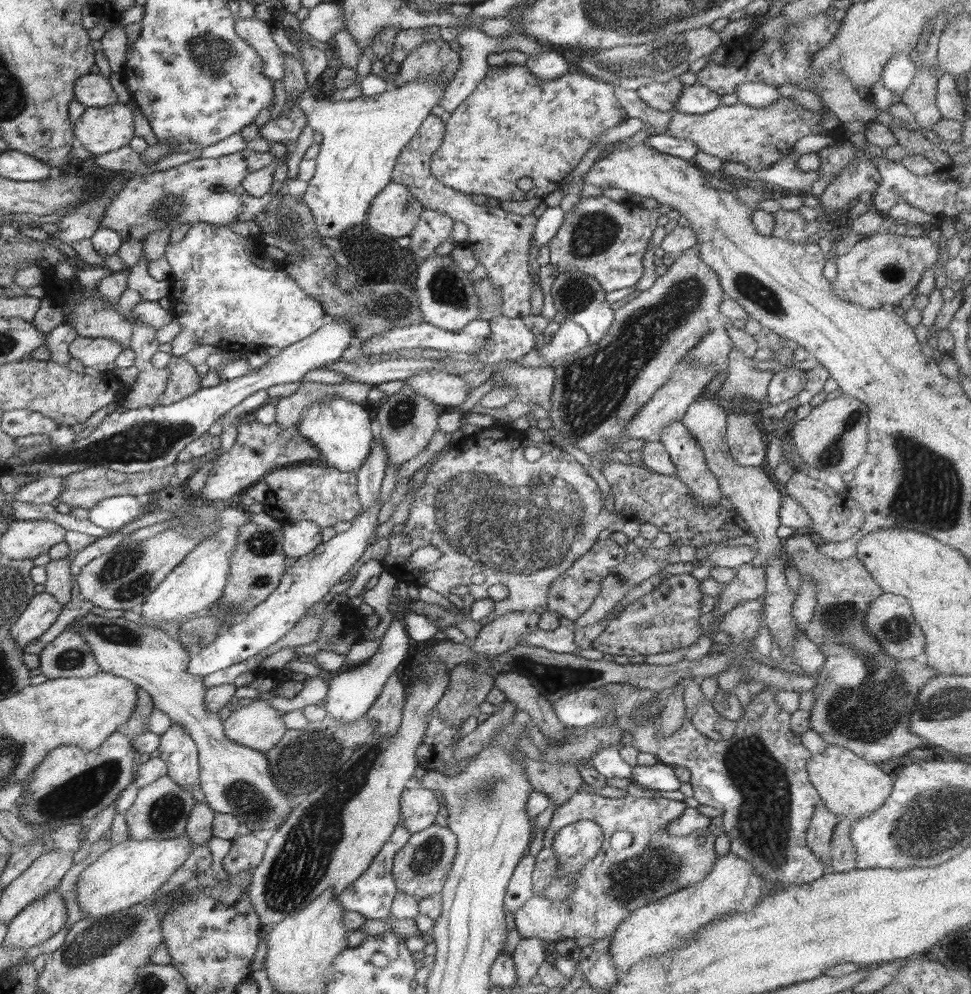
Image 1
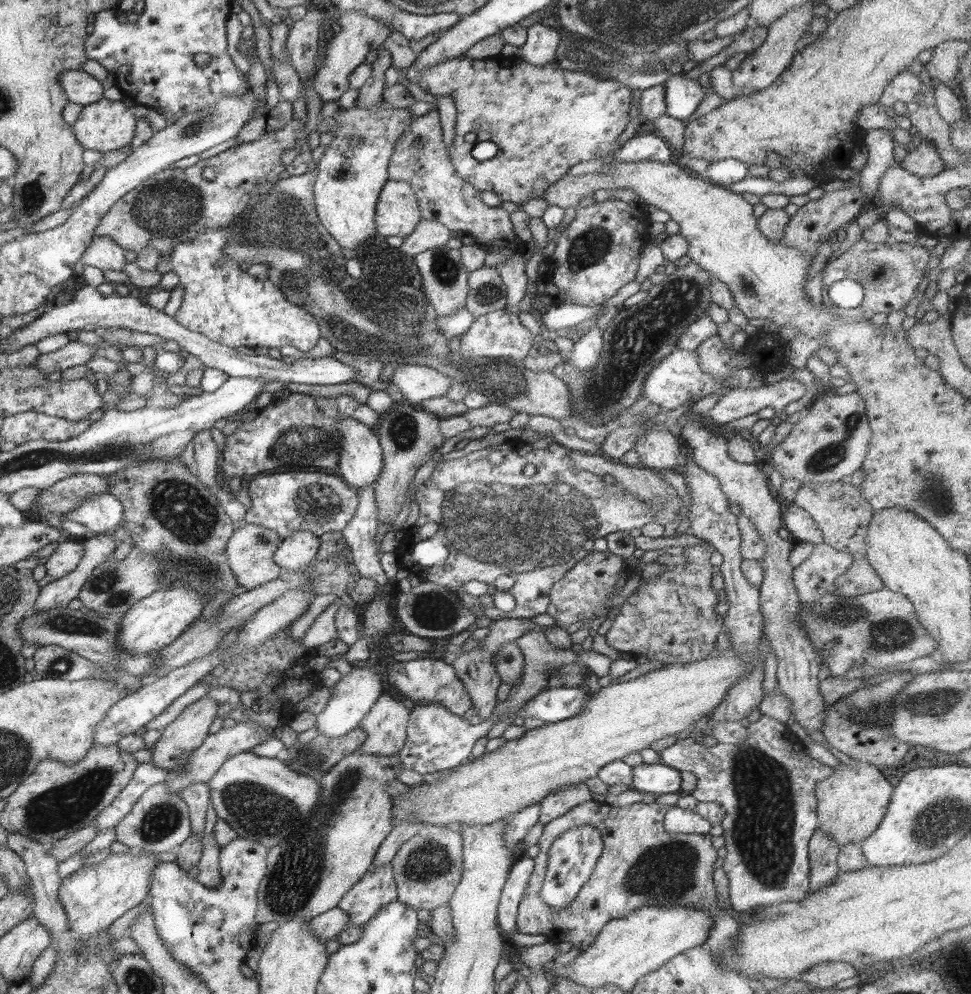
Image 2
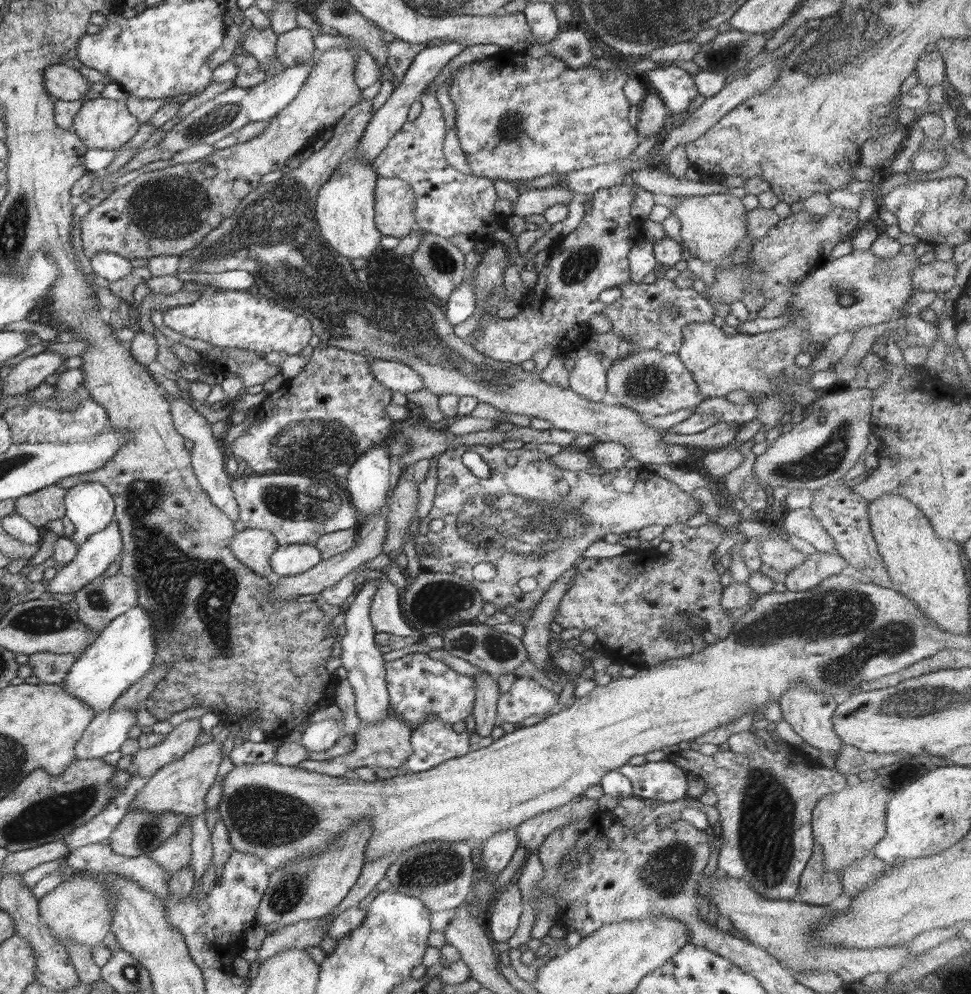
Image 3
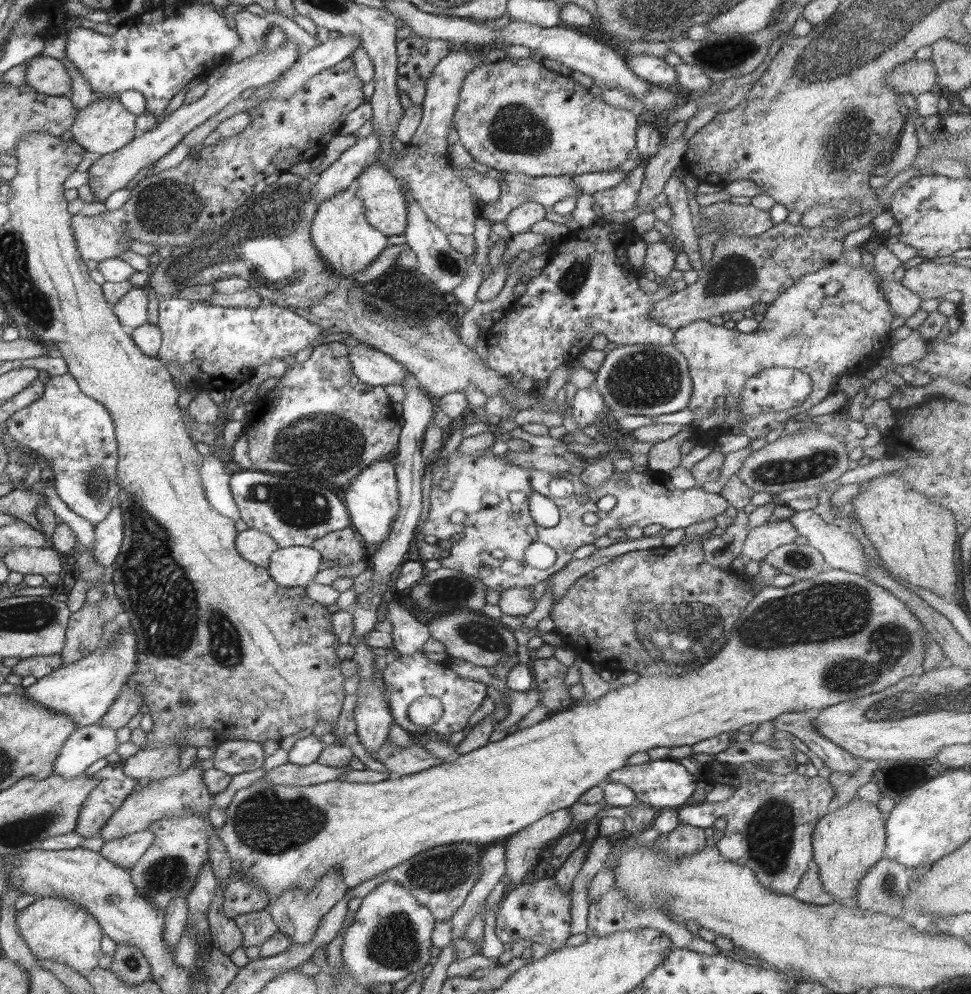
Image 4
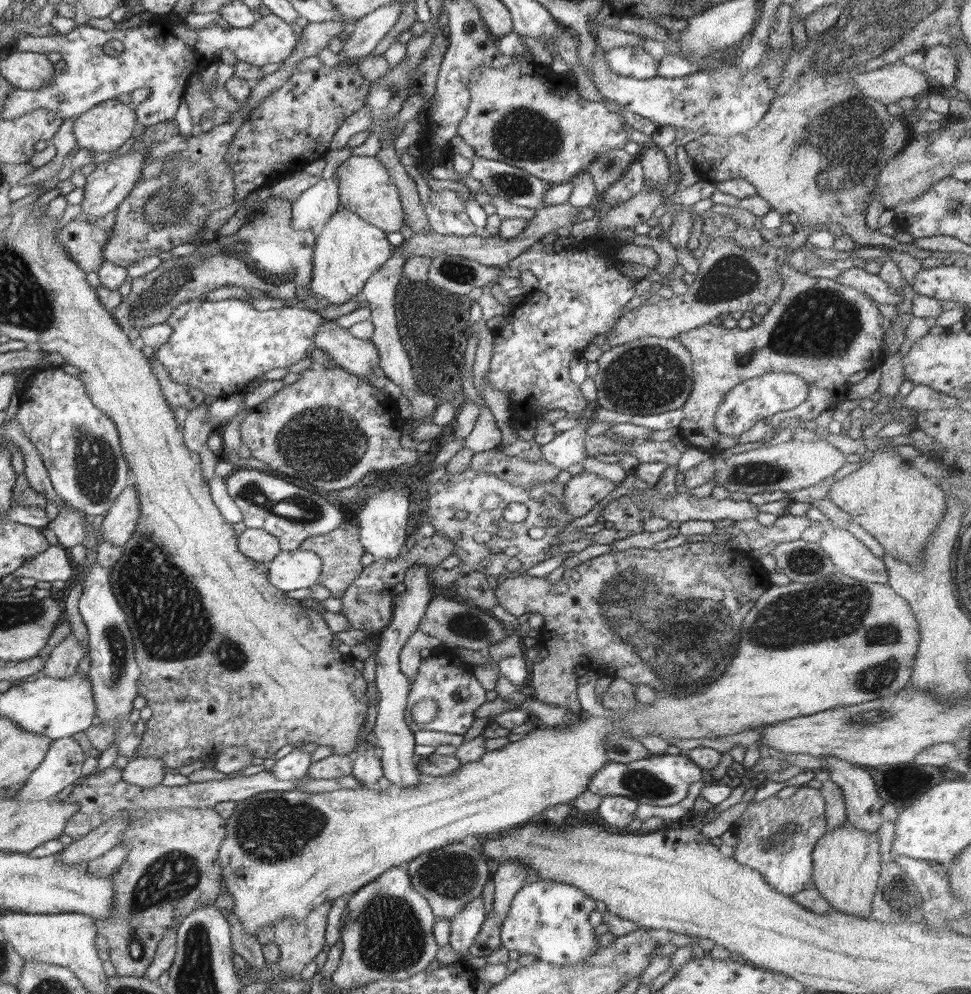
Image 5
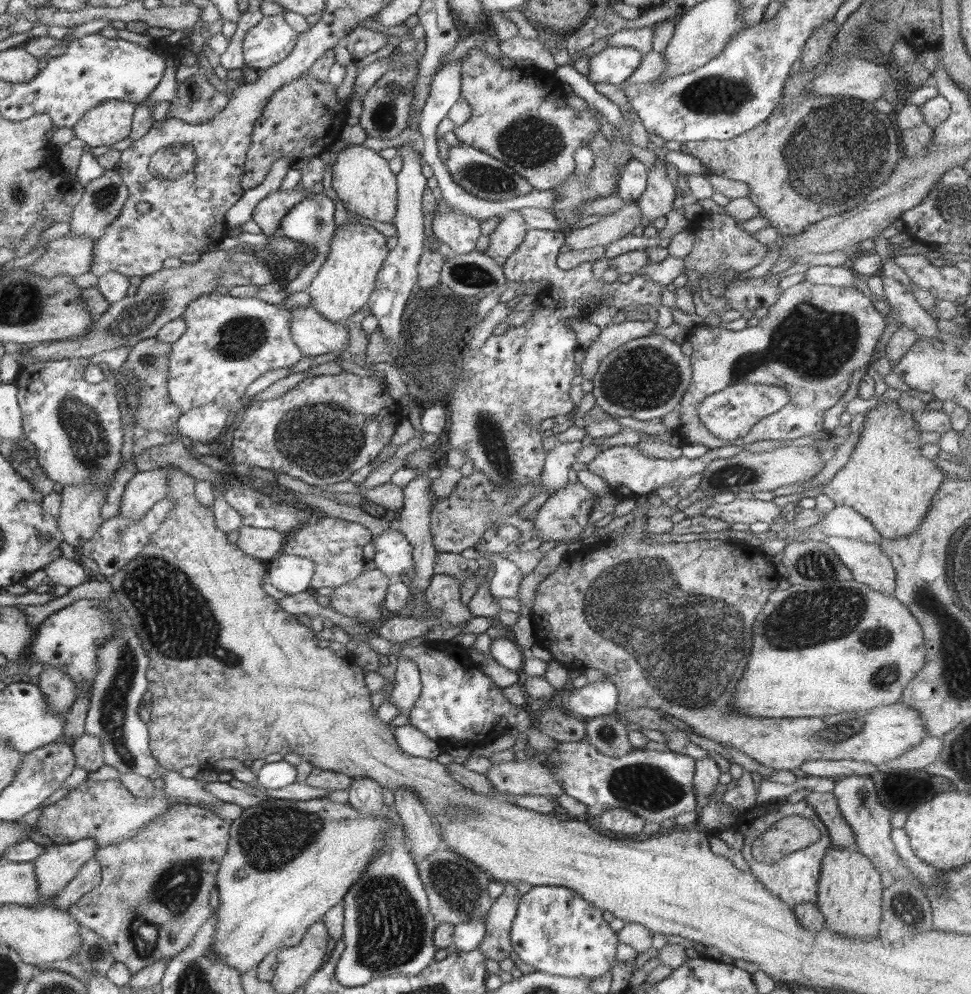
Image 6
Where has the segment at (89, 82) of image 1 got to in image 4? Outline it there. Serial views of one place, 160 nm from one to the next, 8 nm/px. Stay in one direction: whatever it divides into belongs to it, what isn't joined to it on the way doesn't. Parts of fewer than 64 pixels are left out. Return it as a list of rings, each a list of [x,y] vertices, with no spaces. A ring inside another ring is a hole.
[[[36,55],[25,62],[25,84],[48,96],[70,96],[72,81],[60,59]]]

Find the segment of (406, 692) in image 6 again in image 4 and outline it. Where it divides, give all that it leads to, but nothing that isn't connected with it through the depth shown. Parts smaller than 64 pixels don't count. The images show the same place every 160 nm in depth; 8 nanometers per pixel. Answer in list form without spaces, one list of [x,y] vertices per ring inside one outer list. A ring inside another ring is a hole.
[[[396,597],[389,602],[388,614],[385,620],[391,624],[393,647],[400,653],[399,656],[408,656],[409,654],[421,651],[422,646],[428,642],[428,638],[431,636],[427,624],[422,623],[422,621],[418,620],[417,616],[412,615]]]

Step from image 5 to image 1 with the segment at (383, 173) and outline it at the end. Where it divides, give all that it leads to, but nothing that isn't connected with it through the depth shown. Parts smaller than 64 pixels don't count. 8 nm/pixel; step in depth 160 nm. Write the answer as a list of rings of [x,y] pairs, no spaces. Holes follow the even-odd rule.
[[[390,183],[372,201],[366,224],[390,238],[408,237],[424,208],[403,184]]]

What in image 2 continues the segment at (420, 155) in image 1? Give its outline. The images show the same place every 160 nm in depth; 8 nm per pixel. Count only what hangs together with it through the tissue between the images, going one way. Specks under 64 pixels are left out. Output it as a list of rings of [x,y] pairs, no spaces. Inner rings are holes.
[[[436,108],[426,114],[414,117],[407,132],[396,140],[392,156],[389,156],[388,180],[404,181],[414,189],[423,220],[436,221],[450,229],[451,233],[470,233],[476,244],[488,253],[508,248],[510,252],[504,263],[496,266],[506,288],[508,309],[518,308],[518,302],[528,292],[528,276],[525,272],[524,250],[526,242],[516,236],[510,214],[501,207],[487,206],[482,202],[480,189],[457,174],[449,159],[447,146],[443,141],[443,130]]]

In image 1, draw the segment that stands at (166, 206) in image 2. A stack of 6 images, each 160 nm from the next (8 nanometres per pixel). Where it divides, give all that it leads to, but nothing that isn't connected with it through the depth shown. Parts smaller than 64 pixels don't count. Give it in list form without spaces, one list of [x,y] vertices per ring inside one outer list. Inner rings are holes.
[[[251,149],[218,158],[197,157],[179,166],[153,173],[138,172],[108,205],[101,228],[120,234],[122,241],[137,240],[143,243],[156,231],[172,231],[182,225],[206,222],[206,224],[229,226],[236,221],[254,220],[260,213],[275,209],[277,193],[285,187],[288,171],[274,171],[269,192],[261,198],[250,196],[242,186],[248,174],[264,168],[272,162],[272,154]]]

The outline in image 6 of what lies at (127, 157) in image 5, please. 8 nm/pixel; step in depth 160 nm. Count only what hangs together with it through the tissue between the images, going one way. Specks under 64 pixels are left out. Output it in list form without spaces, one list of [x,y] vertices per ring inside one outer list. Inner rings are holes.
[[[106,169],[100,178],[89,182],[84,187],[82,200],[72,210],[70,234],[98,241],[100,237],[104,236],[104,229],[108,228],[108,225],[112,225],[112,221],[116,221],[120,216],[124,205],[127,204],[128,196],[130,196],[130,190],[123,183],[122,176],[119,175],[117,169]]]

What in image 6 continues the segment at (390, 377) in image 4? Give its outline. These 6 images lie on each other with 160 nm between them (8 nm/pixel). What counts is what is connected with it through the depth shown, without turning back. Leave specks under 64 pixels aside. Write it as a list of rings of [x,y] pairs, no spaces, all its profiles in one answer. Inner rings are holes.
[[[294,307],[291,311],[292,341],[303,356],[344,352],[349,330],[342,322],[324,318],[315,308]]]

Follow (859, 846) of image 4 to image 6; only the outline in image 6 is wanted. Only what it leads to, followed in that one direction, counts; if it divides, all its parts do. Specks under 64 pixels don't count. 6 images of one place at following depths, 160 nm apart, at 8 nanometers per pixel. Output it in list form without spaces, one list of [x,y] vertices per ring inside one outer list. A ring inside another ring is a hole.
[[[831,846],[823,858],[823,870],[819,878],[817,890],[817,907],[824,915],[825,926],[834,934],[846,938],[872,938],[878,936],[878,925],[883,910],[883,887],[881,872],[872,864],[872,861],[859,850],[852,852],[847,848]]]

